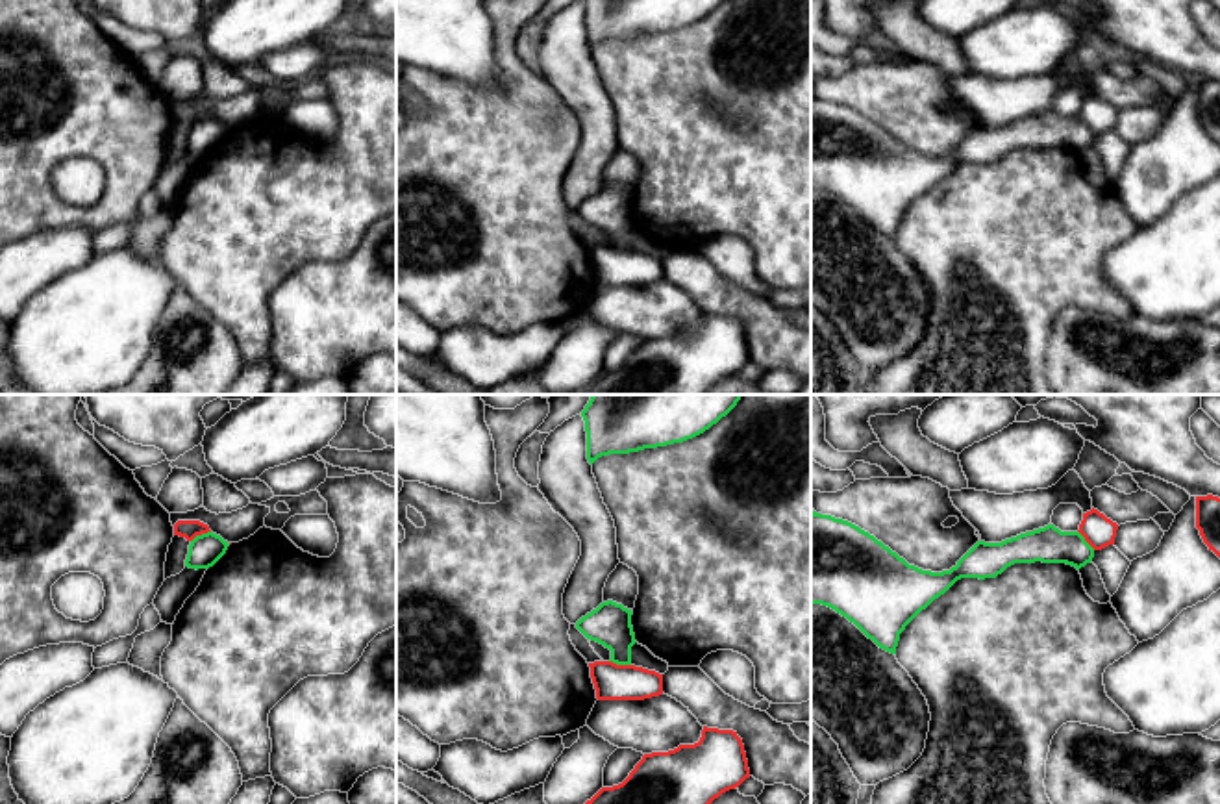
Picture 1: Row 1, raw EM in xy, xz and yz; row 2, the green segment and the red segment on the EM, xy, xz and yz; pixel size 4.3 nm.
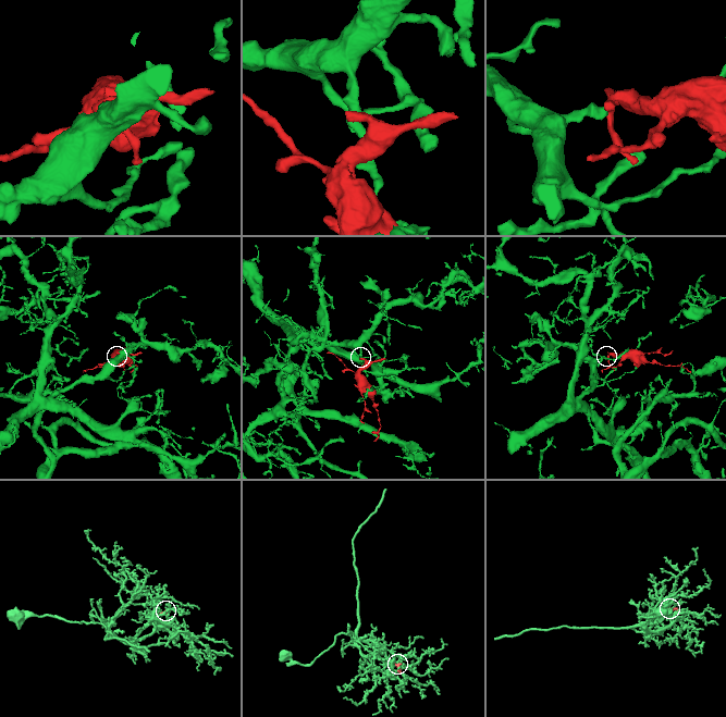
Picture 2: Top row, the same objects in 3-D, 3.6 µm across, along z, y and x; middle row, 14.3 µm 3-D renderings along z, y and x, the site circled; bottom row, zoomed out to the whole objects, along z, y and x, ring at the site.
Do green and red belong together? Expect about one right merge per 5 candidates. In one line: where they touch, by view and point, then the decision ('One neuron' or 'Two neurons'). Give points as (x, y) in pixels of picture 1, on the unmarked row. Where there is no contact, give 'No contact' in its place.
Touches green at xz (621, 249). Two neurons

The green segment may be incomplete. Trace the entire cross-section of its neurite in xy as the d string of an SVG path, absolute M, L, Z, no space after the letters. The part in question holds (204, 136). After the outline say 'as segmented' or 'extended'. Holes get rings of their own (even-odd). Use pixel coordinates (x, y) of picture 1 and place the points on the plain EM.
M213 117L196 120L189 130L185 152L209 154L226 139L228 132L230 128Z; as segmented

